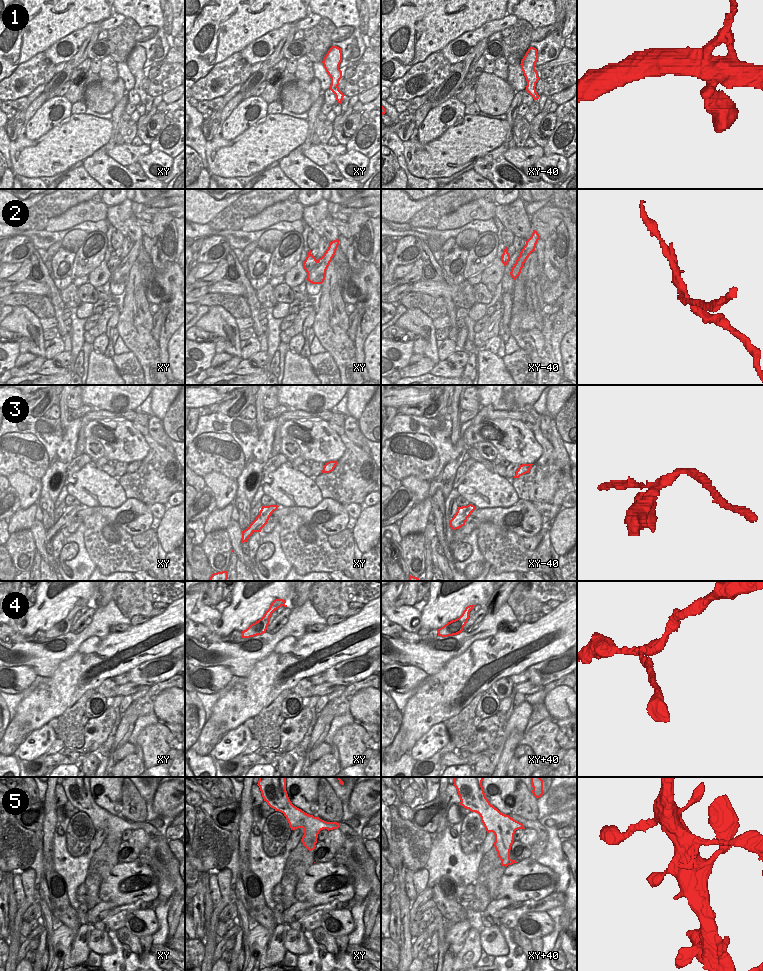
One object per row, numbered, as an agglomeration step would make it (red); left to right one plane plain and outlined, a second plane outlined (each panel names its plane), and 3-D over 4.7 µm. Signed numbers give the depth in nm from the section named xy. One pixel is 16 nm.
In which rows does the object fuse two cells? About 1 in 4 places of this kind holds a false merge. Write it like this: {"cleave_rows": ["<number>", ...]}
{"cleave_rows": ["2"]}

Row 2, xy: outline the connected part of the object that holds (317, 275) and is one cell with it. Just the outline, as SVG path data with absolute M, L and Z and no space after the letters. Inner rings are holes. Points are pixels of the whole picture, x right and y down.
M338 239L330 242L329 247L324 255L318 259L318 262L313 267L313 269L309 273L307 273L307 281L312 284L322 284L324 282L326 270L336 253L338 245Z

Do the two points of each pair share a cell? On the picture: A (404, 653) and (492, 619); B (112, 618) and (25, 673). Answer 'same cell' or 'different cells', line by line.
A: same cell
B: different cells

